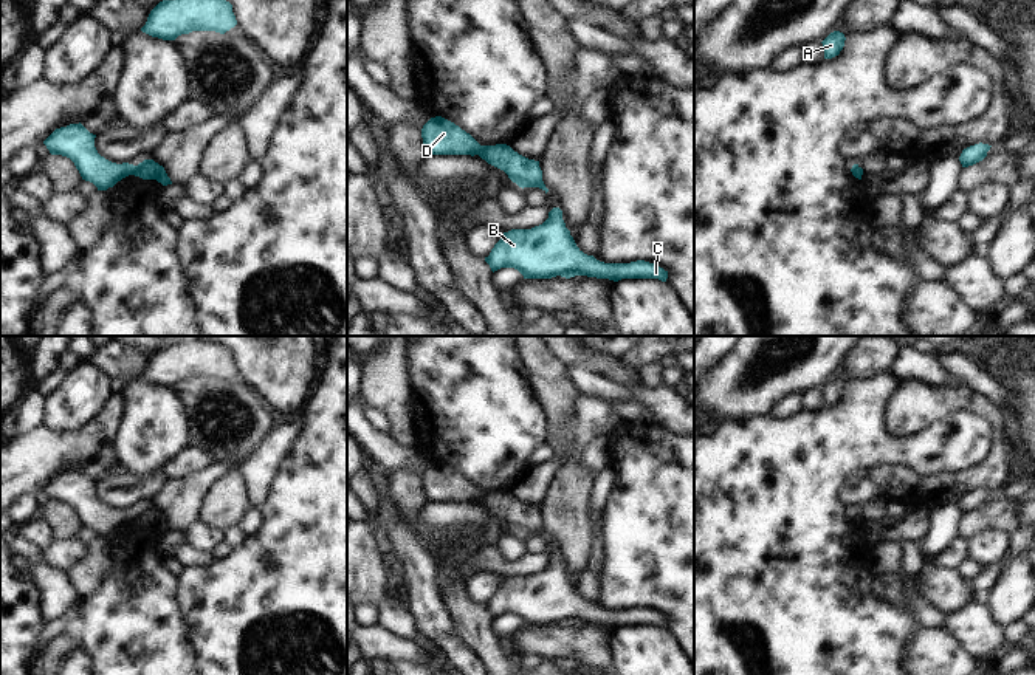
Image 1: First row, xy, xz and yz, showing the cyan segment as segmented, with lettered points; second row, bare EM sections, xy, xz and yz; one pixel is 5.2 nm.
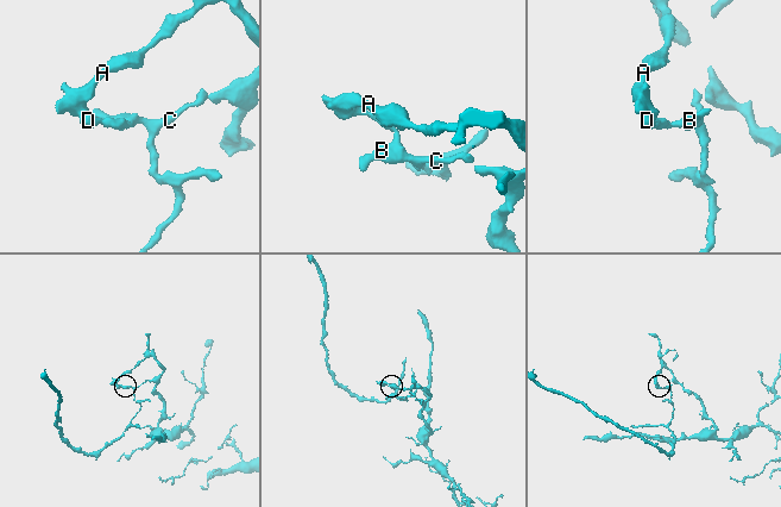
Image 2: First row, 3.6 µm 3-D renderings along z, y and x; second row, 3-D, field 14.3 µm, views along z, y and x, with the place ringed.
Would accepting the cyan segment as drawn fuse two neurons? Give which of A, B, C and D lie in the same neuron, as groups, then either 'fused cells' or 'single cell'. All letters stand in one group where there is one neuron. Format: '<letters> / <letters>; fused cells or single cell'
A D / B C; fused cells

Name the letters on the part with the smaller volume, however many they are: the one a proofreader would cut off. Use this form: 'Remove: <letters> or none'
Remove: B, C

